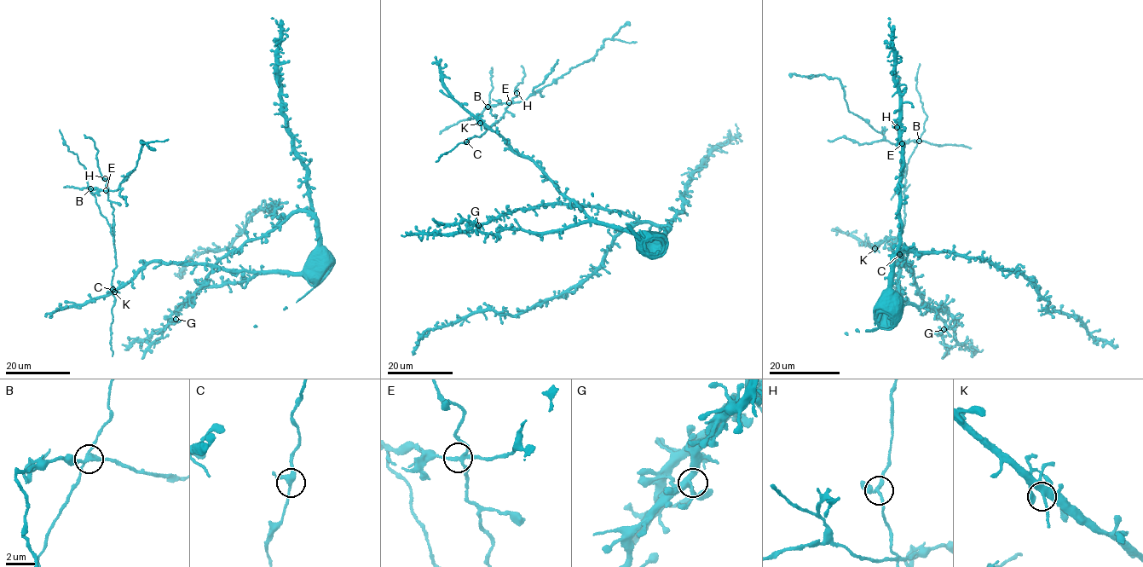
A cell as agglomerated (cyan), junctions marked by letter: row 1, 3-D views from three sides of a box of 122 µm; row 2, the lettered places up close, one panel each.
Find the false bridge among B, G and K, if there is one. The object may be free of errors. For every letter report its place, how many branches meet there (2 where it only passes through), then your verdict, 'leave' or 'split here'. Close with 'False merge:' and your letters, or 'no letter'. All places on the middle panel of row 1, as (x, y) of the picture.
B: at (487, 107); 4 branches meet; split here
G: at (478, 225); 4 branches meet; leave
K: at (480, 123); 3 branches meet; leave
False merge: B

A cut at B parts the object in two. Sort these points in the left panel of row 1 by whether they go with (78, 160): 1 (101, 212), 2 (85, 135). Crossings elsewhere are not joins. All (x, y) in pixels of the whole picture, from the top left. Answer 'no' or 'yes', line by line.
1: yes
2: no

